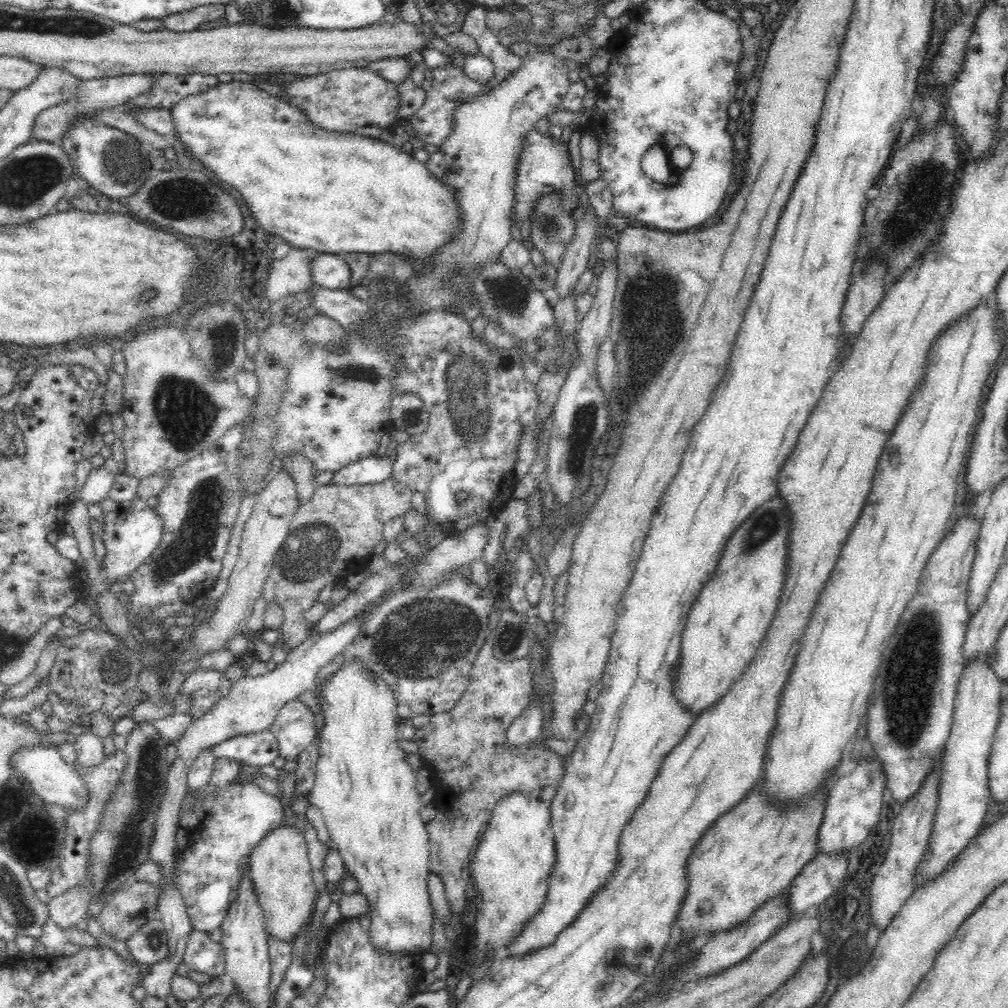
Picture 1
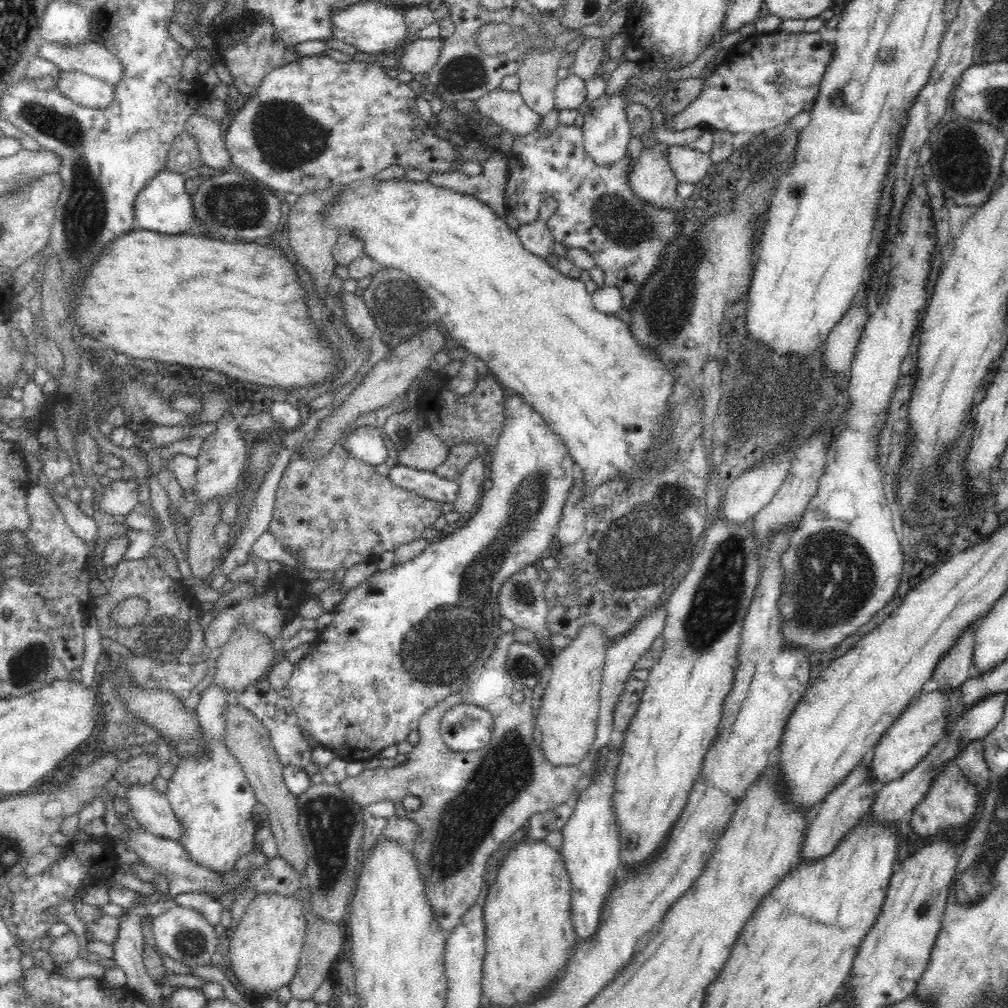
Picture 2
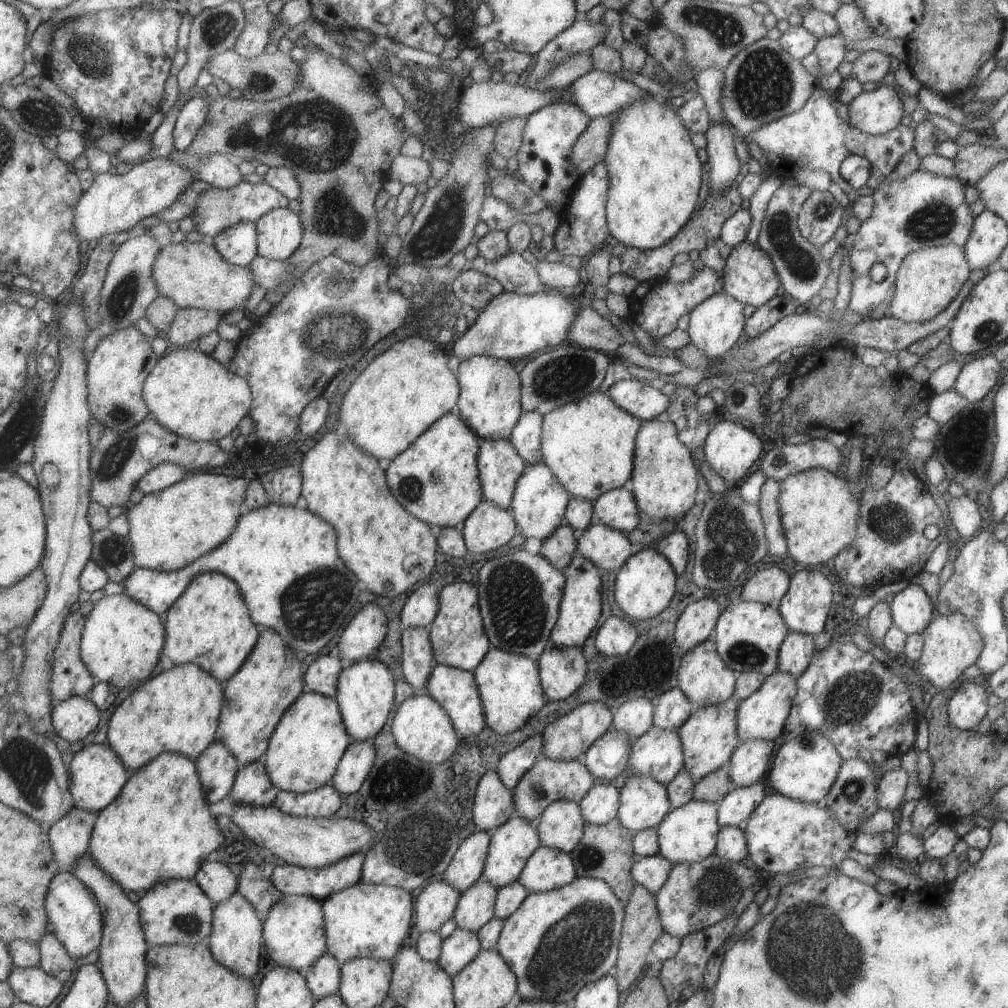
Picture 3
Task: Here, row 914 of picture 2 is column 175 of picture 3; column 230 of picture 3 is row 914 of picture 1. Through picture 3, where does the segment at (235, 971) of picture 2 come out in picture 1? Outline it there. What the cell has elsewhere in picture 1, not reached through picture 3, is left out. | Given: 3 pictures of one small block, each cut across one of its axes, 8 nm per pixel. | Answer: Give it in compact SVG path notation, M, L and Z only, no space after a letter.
M280 824L264 834L264 838L250 852L249 873L253 889L264 913L266 930L272 936L291 942L312 916L318 892L312 882L312 869L308 860L308 847L304 833Z

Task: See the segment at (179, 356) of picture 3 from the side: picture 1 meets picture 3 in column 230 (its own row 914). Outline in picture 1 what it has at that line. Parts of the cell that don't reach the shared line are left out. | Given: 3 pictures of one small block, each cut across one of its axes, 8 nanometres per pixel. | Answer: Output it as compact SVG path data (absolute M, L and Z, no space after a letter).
M355 658L343 662L332 674L325 676L312 690L312 695L320 705L322 728L316 734L320 756L316 760L309 804L320 809L332 846L343 858L346 873L358 881L358 891L367 896L372 944L390 952L405 950L424 954L432 944L432 907L426 887L430 849L426 823L419 815L417 774L406 761L408 754L397 741L400 718L396 697L381 676Z

